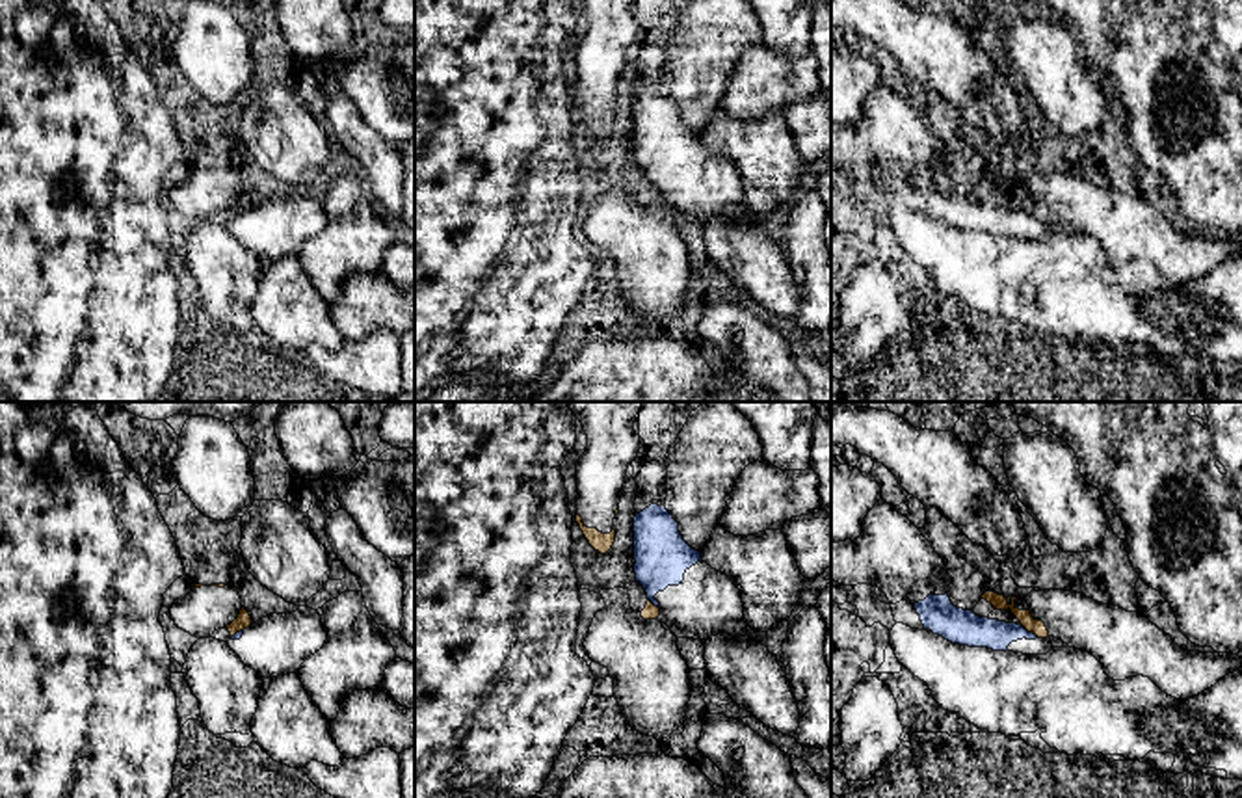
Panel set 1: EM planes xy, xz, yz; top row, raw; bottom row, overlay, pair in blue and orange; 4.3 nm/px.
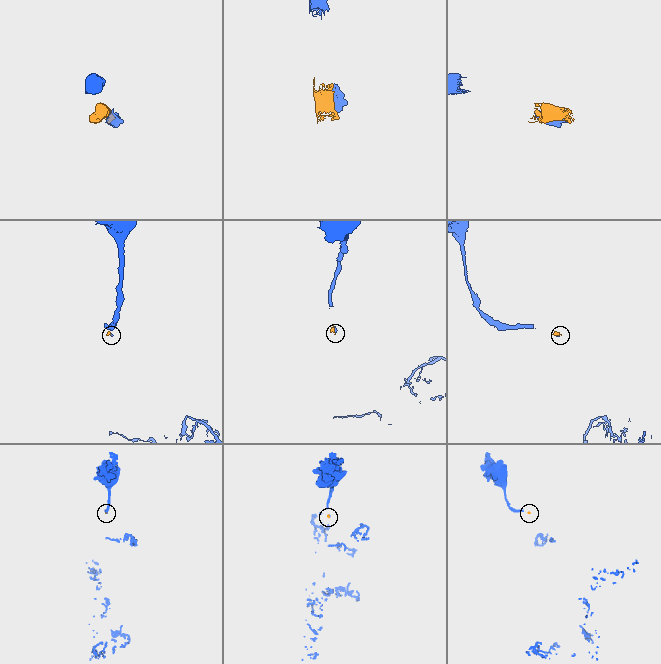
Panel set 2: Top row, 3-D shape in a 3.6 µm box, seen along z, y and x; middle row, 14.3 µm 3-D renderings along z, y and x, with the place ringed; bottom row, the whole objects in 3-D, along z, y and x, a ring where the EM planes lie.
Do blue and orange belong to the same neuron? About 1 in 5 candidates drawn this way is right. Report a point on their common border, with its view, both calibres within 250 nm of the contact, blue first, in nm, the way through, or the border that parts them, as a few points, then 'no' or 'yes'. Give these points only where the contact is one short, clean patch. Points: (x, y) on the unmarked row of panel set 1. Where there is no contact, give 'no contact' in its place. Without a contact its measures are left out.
contact yz (1030, 216); calibres 140 and 70 nm; no

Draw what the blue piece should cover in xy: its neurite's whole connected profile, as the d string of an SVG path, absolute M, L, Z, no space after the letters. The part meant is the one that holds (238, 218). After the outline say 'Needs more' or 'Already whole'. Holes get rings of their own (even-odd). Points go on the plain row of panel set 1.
M299 190L292 197L270 197L227 225L245 249L262 262L297 257L307 240L324 231L322 199Z. Needs more

